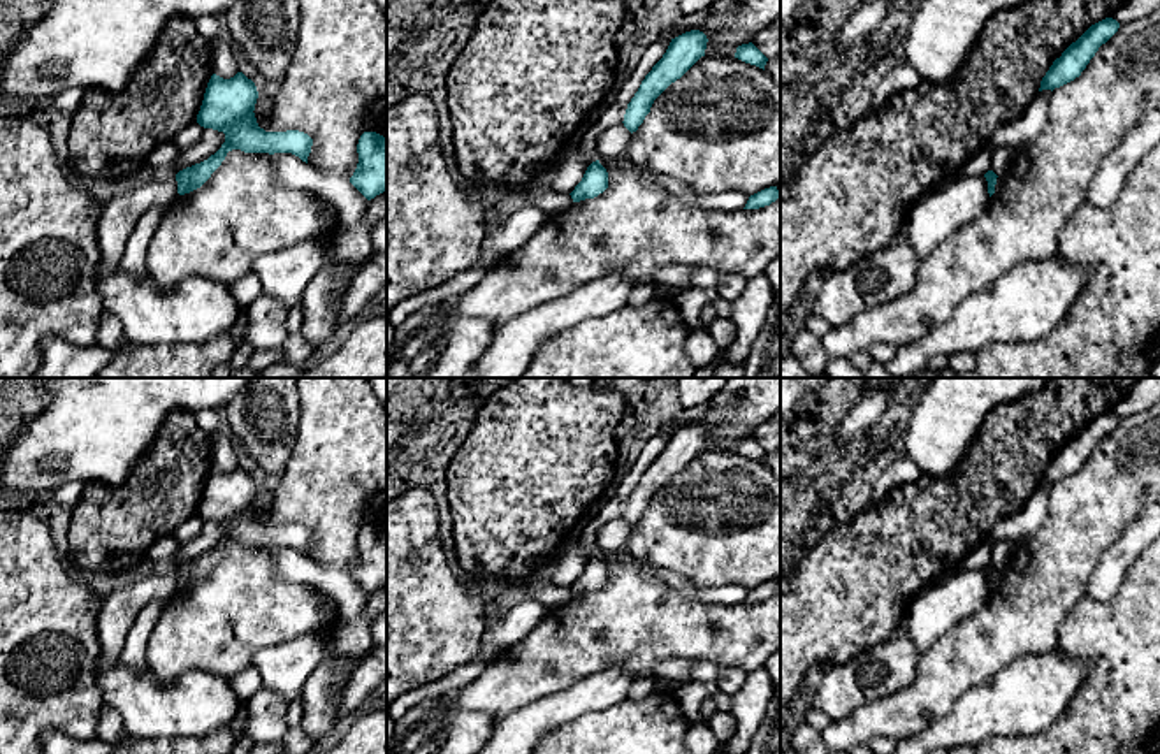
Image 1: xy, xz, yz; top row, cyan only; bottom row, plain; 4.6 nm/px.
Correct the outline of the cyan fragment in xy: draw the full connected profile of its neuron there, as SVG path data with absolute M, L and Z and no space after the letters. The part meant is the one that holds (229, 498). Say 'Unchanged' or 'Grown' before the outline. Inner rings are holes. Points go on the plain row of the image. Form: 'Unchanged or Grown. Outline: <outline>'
Unchanged. Outline: M237 466L230 473L216 468L211 469L197 517L204 522L223 526L225 536L207 554L176 568L179 589L200 582L232 543L269 548L292 547L308 557L313 533L299 524L265 526L260 522L253 506L257 492L255 476L243 466Z

